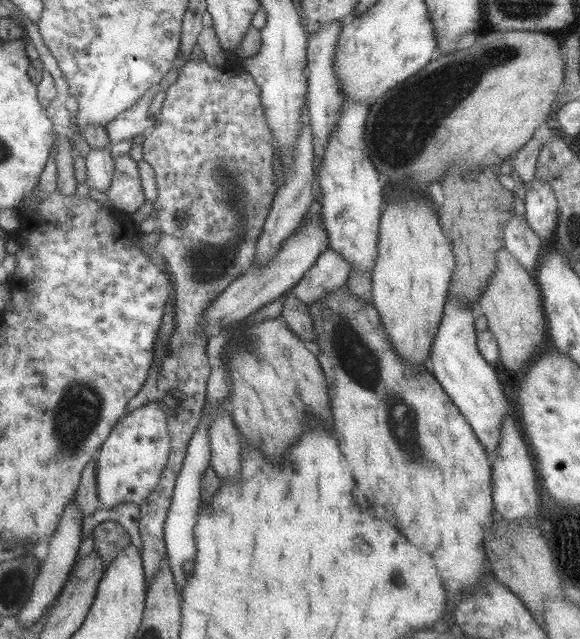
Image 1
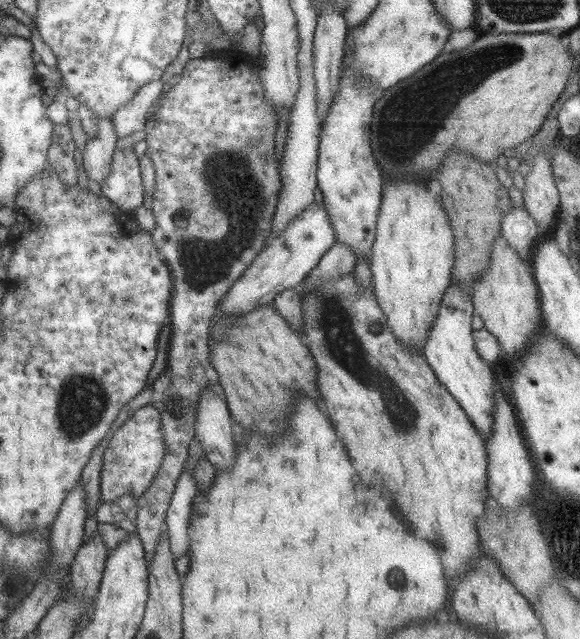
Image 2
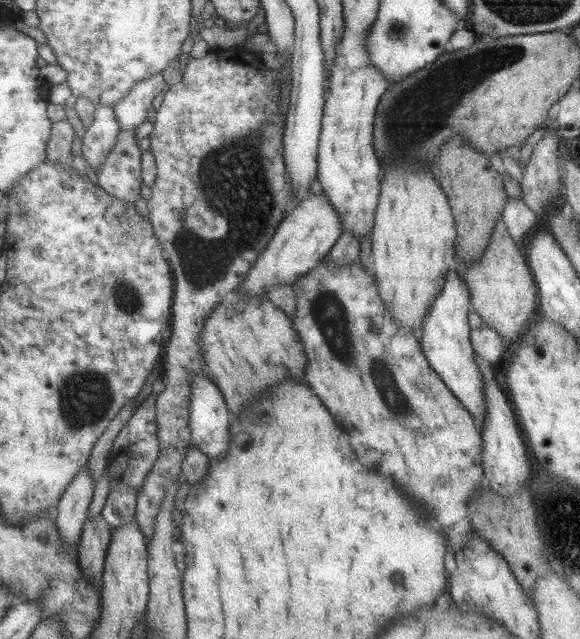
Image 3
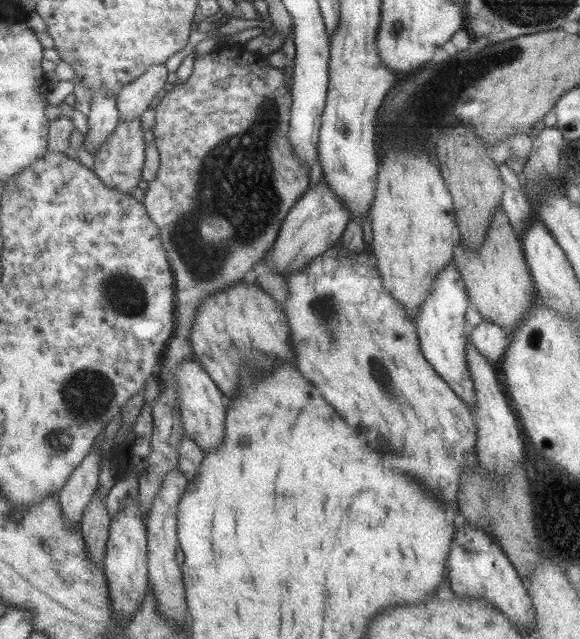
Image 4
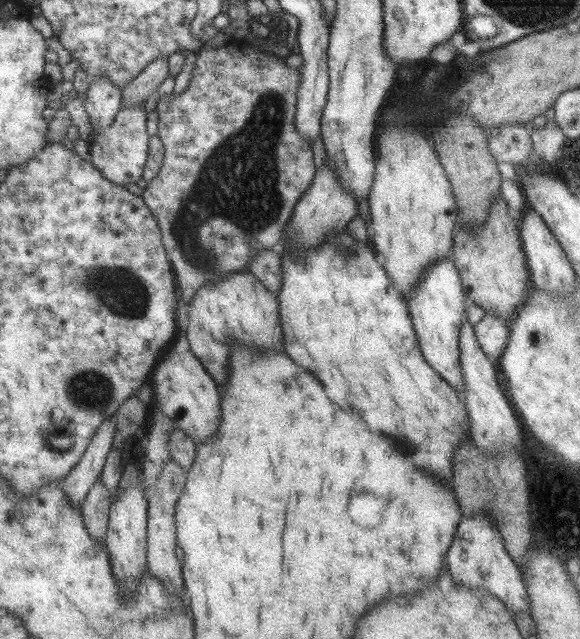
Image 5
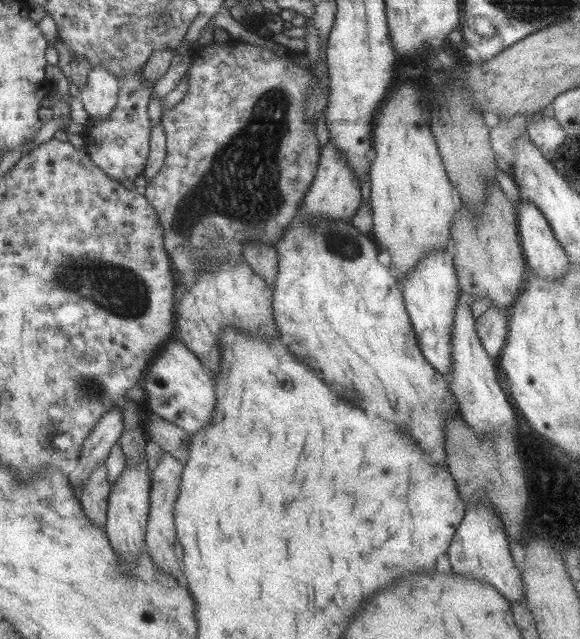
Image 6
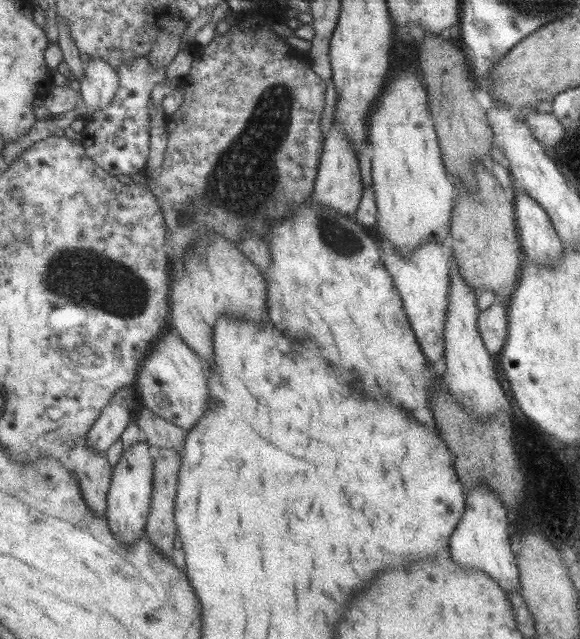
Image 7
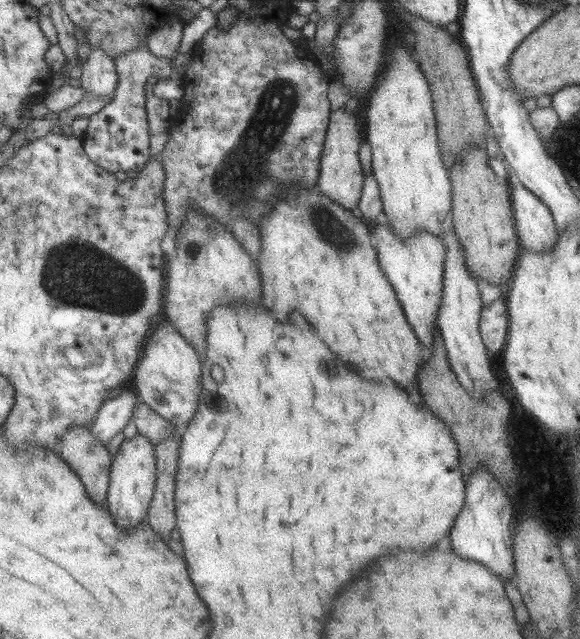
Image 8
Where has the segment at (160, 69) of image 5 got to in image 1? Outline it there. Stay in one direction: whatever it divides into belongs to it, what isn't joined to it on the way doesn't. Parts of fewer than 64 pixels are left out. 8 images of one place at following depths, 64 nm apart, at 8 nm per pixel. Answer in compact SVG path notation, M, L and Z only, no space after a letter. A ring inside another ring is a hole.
M158 84L152 86L133 106L115 116L104 126L110 145L130 138L138 140L154 125L154 118L149 114L147 107L159 90Z

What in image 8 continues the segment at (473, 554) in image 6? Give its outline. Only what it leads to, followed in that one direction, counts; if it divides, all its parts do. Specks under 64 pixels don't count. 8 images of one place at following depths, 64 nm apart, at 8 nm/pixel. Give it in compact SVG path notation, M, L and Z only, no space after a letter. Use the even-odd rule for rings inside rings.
M476 466L474 472L465 476L464 505L459 511L453 526L448 532L450 550L461 560L478 562L488 568L497 578L503 580L514 578L513 532L511 531L511 502L508 492L504 490L494 476Z

